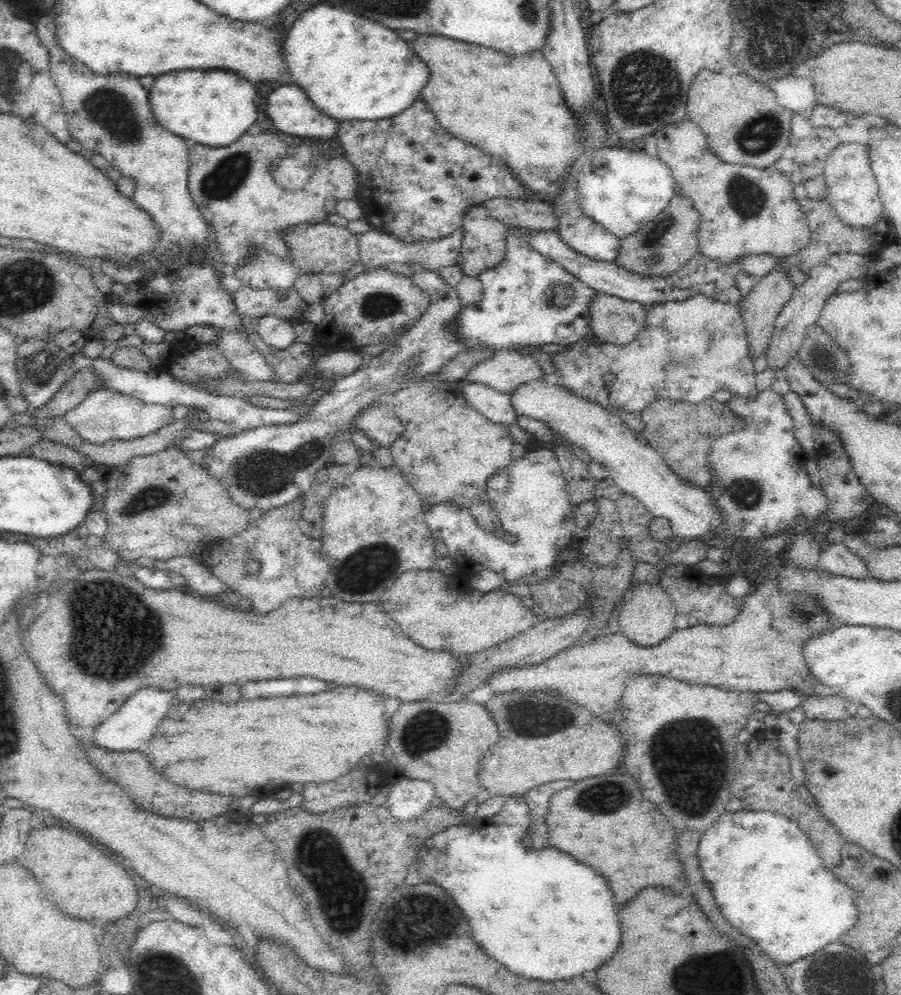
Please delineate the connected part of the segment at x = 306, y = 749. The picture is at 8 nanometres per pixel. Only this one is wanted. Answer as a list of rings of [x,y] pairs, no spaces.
[[[338,686],[334,692],[320,692],[308,696],[276,696],[264,700],[238,700],[234,704],[224,704],[212,698],[202,698],[192,704],[174,704],[164,720],[157,722],[154,736],[149,740],[150,748],[146,756],[163,777],[184,788],[232,794],[245,797],[260,788],[268,786],[270,780],[286,786],[301,787],[294,782],[328,782],[351,770],[367,764],[362,760],[374,744],[386,742],[386,726],[382,720],[384,704],[374,696],[354,686]]]

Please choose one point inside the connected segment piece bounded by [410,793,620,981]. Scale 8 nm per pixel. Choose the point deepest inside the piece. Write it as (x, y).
(556, 915)

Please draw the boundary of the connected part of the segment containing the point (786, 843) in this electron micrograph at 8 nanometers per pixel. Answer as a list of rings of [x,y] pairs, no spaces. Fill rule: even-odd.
[[[745,809],[732,814],[726,812],[700,837],[697,858],[724,918],[742,935],[752,938],[774,962],[792,964],[818,952],[826,944],[836,942],[840,934],[852,928],[858,918],[858,909],[850,890],[836,880],[830,868],[824,866],[808,836],[780,814]]]

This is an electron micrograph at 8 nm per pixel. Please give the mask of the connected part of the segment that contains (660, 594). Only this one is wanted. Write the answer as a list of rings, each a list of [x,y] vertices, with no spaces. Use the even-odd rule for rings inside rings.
[[[632,583],[625,596],[624,605],[618,610],[619,631],[634,644],[651,647],[668,638],[676,630],[674,618],[677,609],[668,593],[661,589],[659,583]]]

